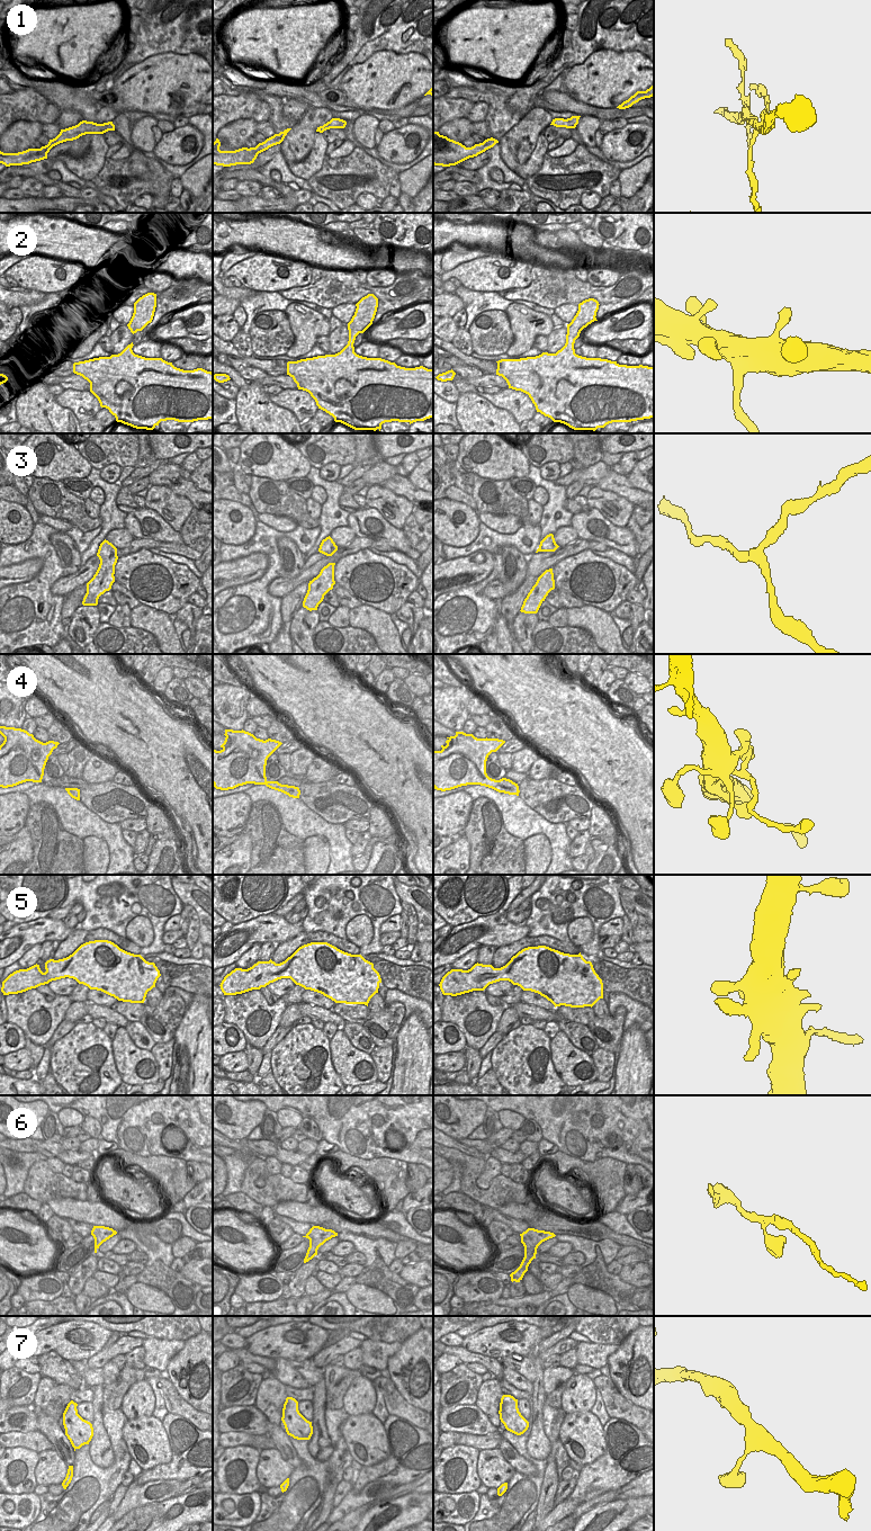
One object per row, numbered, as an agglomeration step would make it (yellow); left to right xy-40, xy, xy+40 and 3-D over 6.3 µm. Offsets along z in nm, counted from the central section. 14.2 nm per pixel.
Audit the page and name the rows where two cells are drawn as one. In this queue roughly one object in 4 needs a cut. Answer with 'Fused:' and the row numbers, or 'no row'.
Fused: 1

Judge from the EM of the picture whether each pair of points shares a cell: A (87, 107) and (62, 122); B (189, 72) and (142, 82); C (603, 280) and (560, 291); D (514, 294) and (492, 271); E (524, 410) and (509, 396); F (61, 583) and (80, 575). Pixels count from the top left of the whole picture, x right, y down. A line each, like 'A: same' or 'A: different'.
A: different
B: same
C: different
D: different
E: same
F: same

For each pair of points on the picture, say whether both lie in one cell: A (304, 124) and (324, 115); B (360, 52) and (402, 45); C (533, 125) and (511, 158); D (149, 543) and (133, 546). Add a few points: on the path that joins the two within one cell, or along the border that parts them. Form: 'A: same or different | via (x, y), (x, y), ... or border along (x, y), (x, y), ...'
A: same | via (308, 123), (314, 117), (320, 116)
B: same | via (370, 43), (392, 43)
C: same | via (526, 133), (515, 144), (514, 150)
D: same | via (145, 543), (136, 544)

